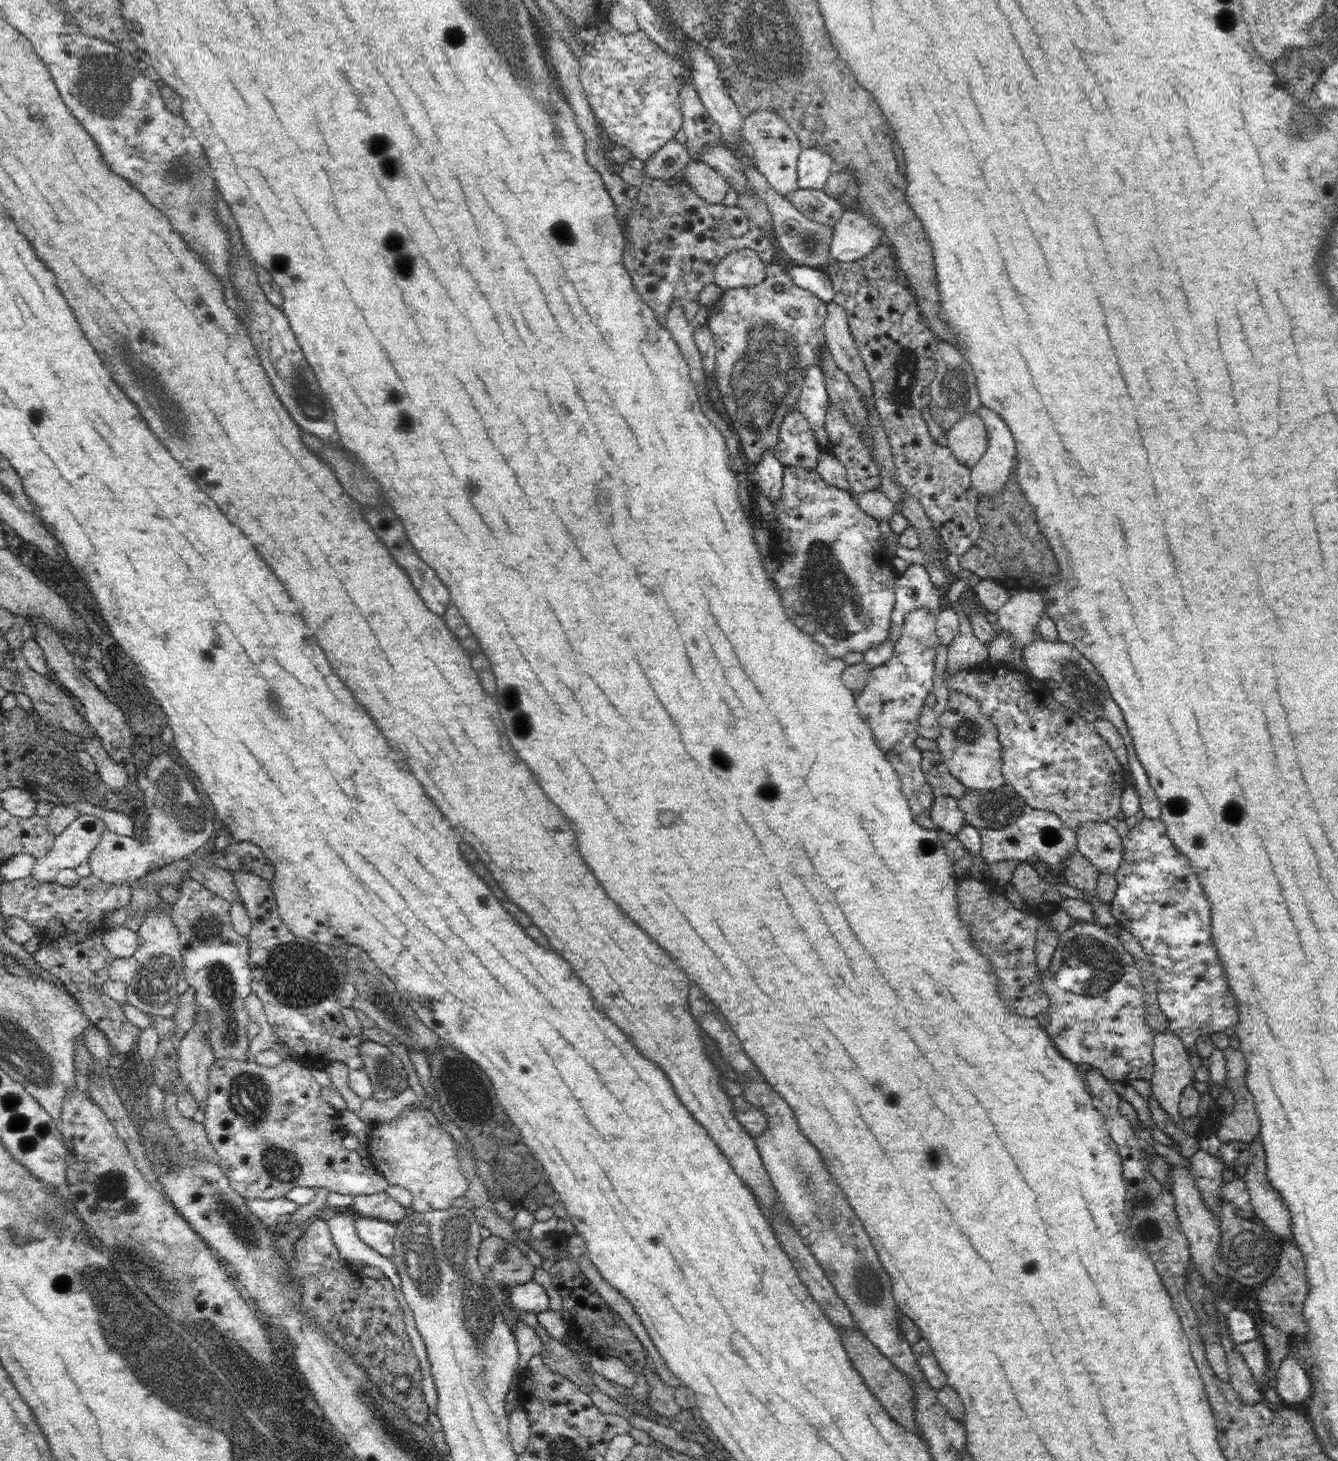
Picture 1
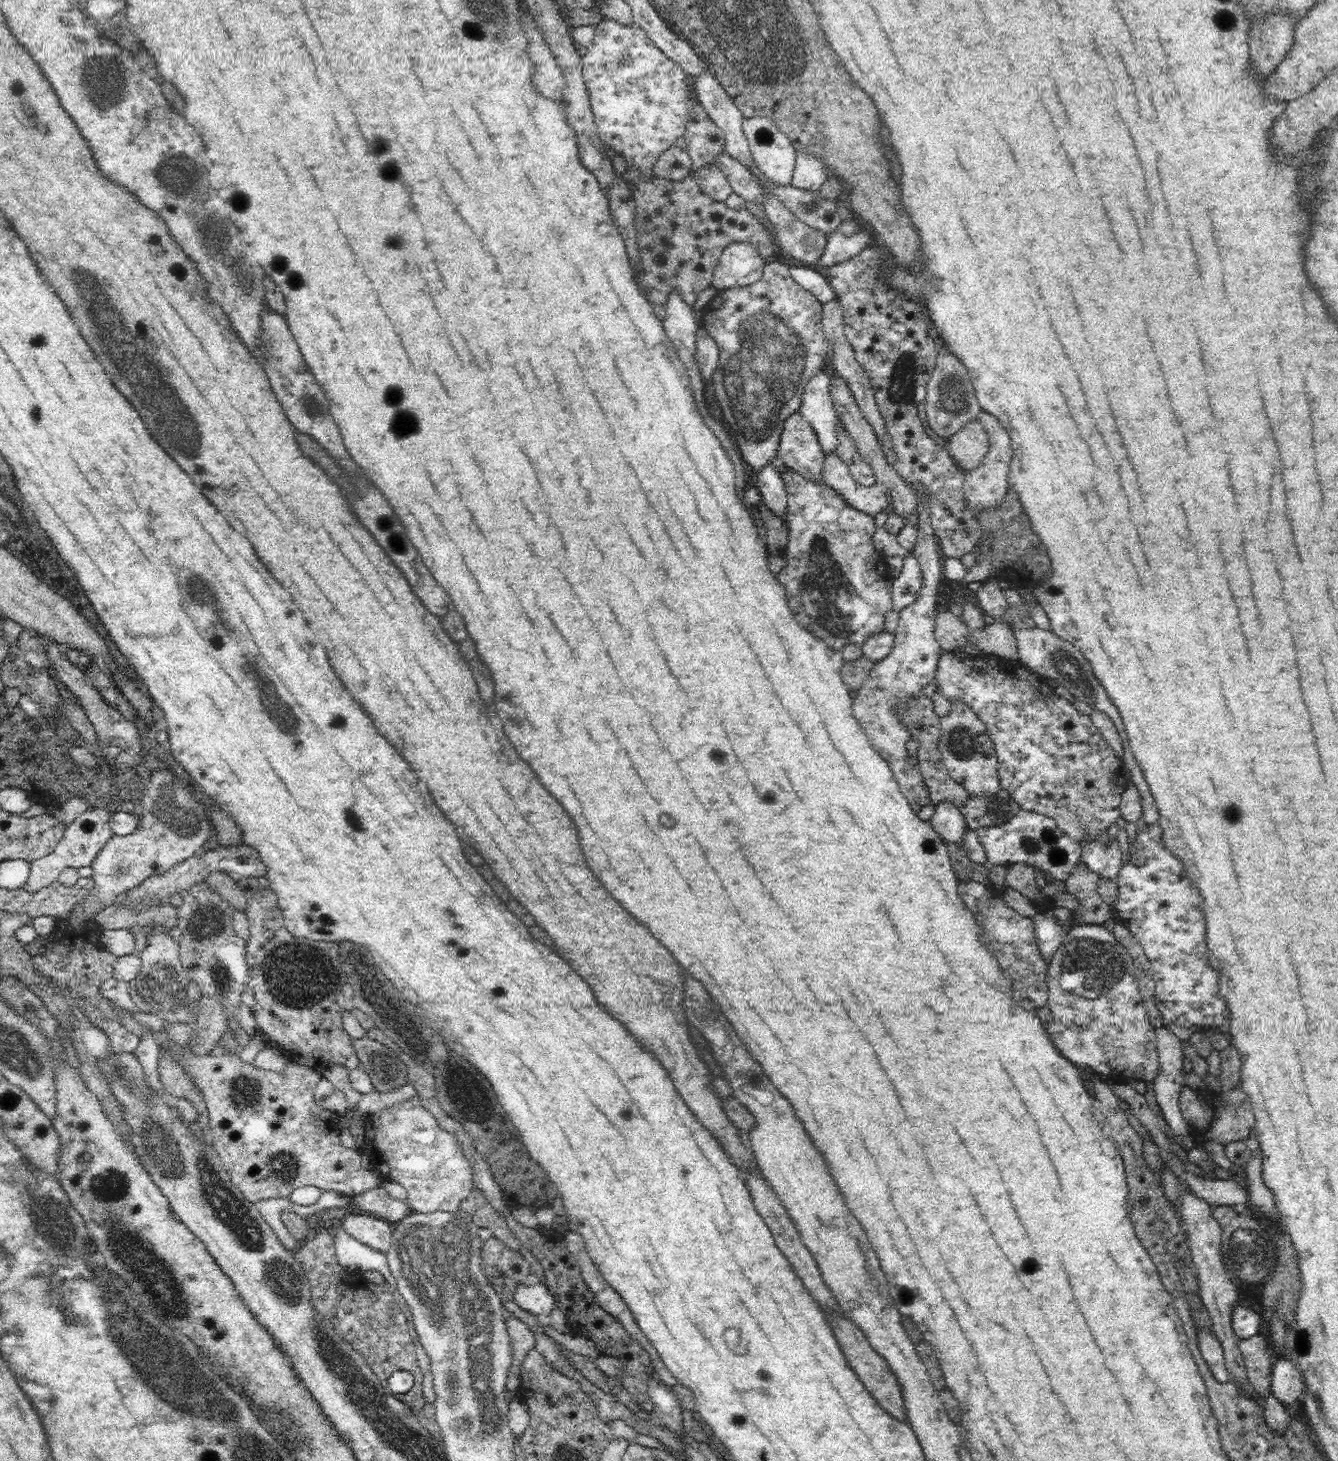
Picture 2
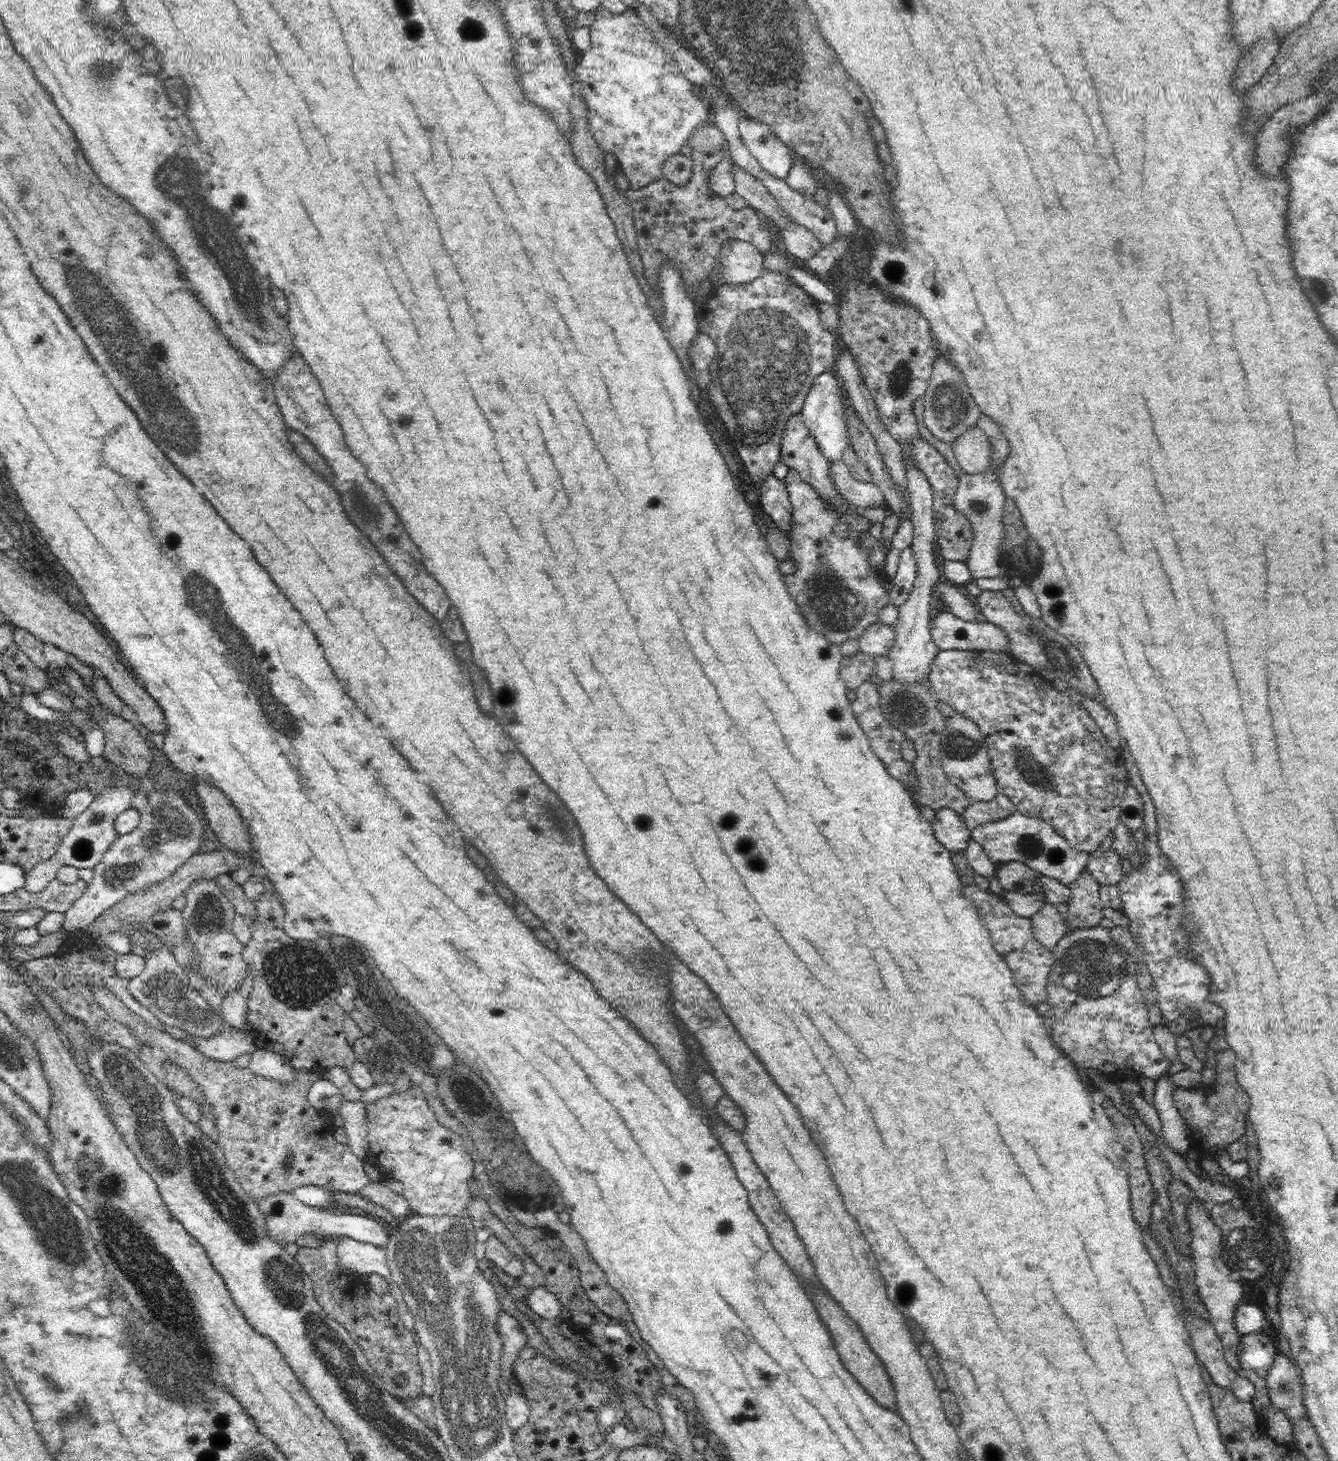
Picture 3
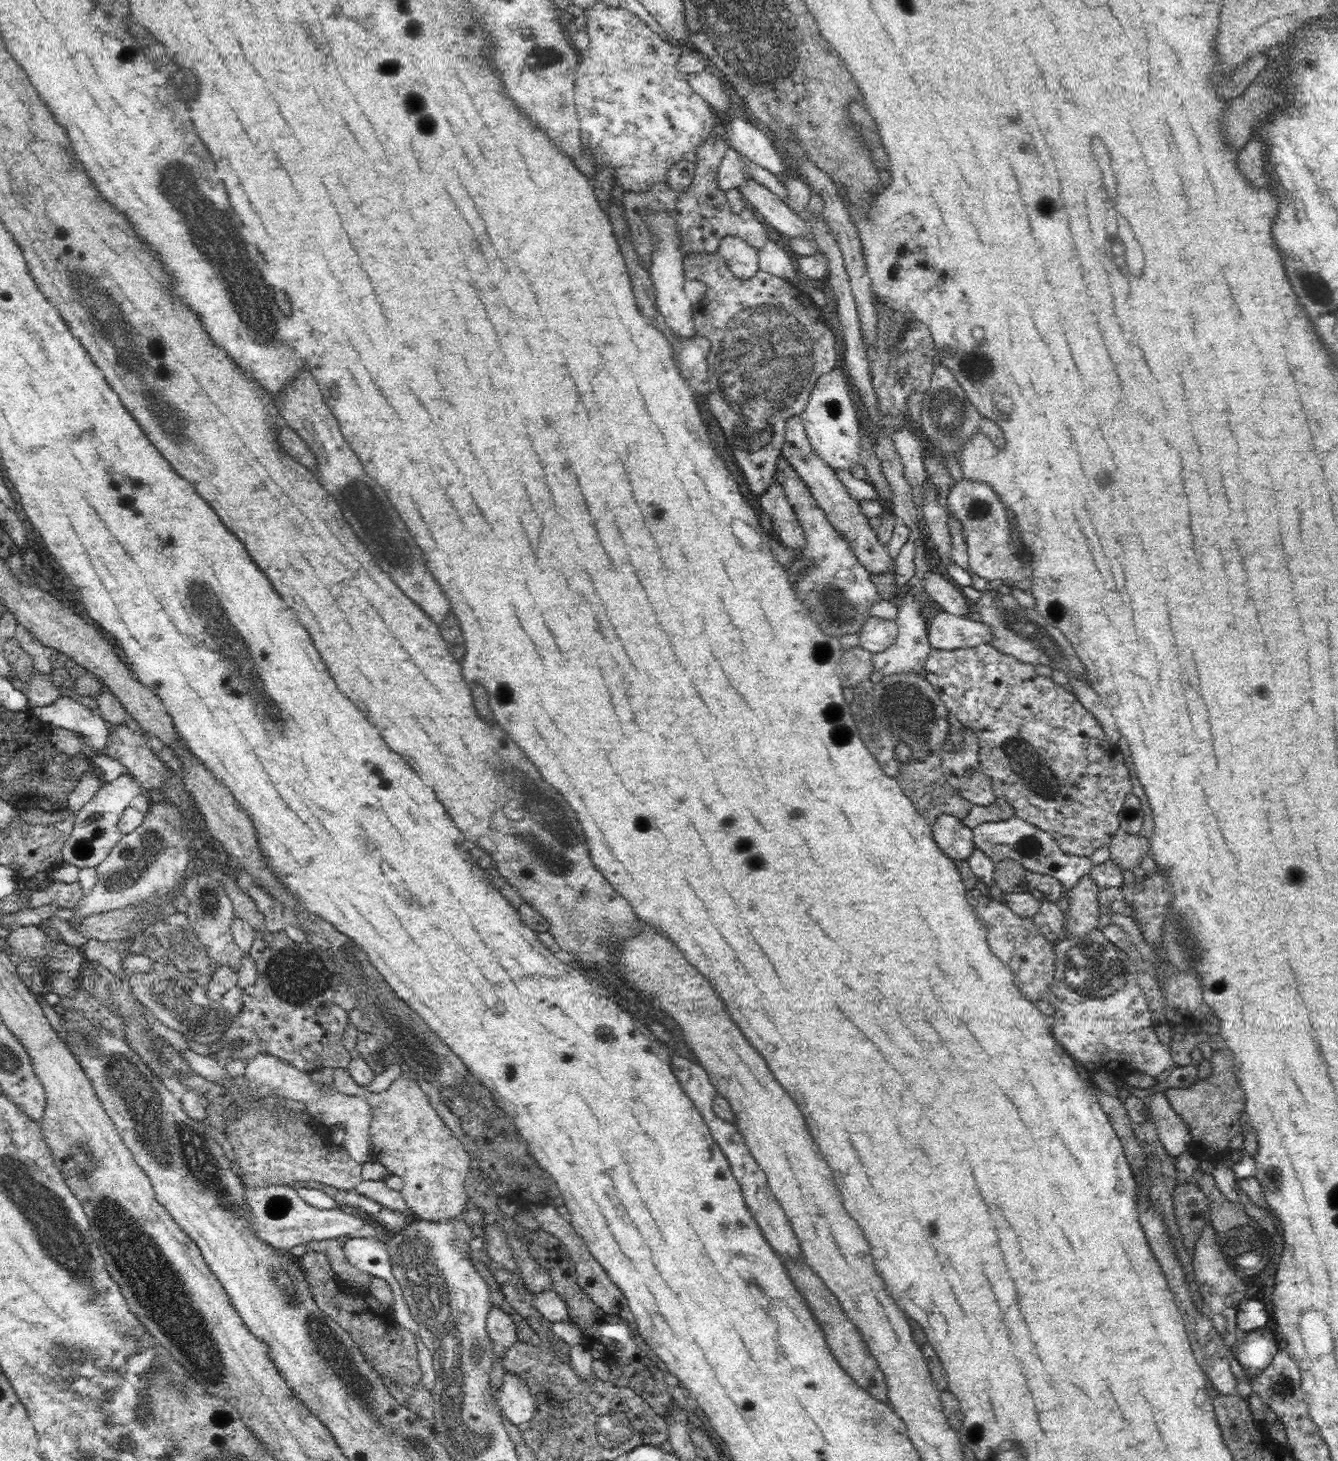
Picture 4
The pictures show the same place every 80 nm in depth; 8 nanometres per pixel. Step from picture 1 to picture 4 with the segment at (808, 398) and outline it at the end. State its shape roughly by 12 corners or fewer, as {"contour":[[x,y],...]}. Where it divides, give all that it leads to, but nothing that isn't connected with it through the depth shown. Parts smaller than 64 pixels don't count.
{"contour":[[844,368],[820,376],[801,414],[811,450],[861,464],[862,425]]}

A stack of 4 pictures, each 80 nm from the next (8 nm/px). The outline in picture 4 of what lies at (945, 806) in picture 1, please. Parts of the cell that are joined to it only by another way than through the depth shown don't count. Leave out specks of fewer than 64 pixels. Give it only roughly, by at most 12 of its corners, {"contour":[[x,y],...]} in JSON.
{"contour":[[942,814],[932,826],[935,842],[952,861],[976,846],[963,819]]}

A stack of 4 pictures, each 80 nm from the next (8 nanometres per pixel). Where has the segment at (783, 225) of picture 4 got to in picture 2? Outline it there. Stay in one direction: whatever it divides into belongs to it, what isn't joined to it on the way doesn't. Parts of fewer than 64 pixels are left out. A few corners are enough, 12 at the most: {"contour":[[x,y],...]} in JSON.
{"contour":[[728,152],[714,164],[733,192],[764,204],[764,189],[753,172]]}

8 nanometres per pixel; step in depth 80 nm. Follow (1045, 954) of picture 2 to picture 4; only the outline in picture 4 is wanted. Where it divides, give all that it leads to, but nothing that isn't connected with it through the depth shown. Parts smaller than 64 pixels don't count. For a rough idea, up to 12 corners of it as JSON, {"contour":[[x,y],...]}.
{"contour":[[1044,898],[1033,923],[1052,944],[1065,936],[1065,914]]}

